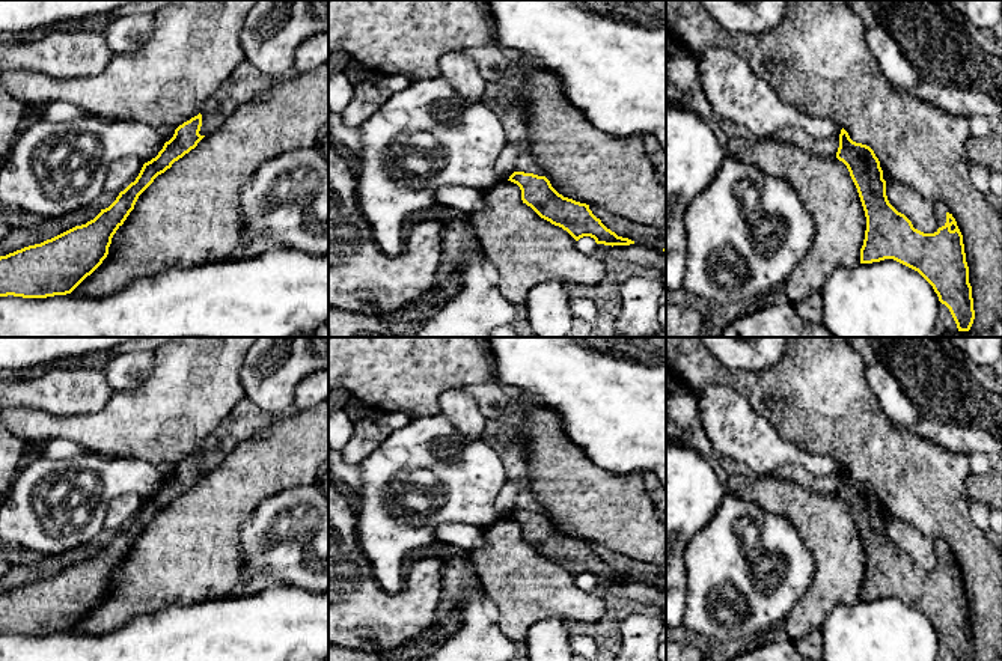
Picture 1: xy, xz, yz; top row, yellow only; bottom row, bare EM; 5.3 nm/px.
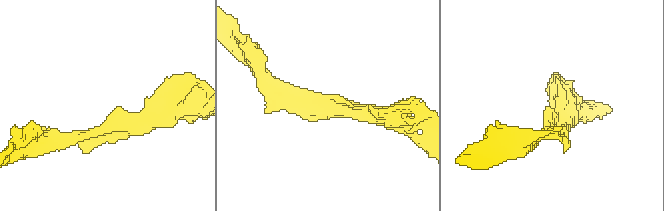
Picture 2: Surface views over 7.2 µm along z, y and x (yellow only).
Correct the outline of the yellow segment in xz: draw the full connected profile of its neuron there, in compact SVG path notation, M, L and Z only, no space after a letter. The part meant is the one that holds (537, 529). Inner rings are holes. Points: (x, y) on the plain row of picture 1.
M514 509L509 516L521 527L521 538L541 556L567 568L576 578L591 574L597 581L630 583L634 578L618 574L597 556L589 542L559 532L545 513Z

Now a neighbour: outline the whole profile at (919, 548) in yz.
M887 515L886 533L889 541L904 551L915 566L924 571L934 571L939 565L934 539L924 536L904 519Z

